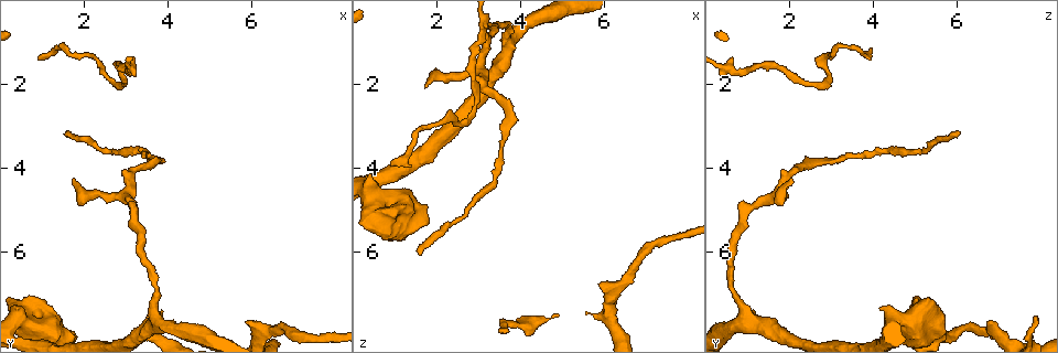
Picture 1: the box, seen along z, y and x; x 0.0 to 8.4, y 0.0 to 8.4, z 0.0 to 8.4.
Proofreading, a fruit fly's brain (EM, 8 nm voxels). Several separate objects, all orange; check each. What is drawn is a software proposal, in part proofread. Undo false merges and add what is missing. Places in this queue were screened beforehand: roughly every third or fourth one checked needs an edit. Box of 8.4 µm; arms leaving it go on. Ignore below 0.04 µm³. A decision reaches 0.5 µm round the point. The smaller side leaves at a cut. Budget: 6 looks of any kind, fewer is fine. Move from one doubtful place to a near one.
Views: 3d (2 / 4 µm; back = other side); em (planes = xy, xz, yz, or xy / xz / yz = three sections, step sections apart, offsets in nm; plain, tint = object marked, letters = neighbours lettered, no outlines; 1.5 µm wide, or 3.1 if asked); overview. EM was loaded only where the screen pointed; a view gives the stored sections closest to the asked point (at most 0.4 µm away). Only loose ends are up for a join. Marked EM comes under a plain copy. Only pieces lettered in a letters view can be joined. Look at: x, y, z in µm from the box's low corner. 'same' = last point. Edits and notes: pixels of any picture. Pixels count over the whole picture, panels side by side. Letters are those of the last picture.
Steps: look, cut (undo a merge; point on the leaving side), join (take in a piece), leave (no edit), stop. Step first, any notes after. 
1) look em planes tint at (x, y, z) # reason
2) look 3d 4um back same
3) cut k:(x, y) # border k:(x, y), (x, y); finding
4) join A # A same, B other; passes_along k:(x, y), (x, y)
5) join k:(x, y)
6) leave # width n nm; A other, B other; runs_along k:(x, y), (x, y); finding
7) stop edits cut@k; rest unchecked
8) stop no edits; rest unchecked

look em yz step 4 tint at (1.65, 3.15, 6.05) # branch stops here

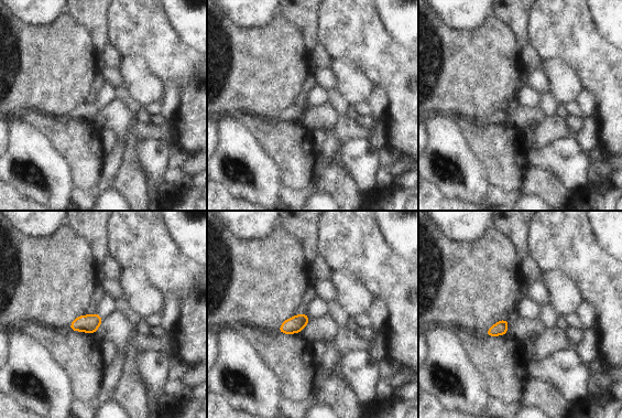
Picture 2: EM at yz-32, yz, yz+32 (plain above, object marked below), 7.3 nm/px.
look em planes letters same

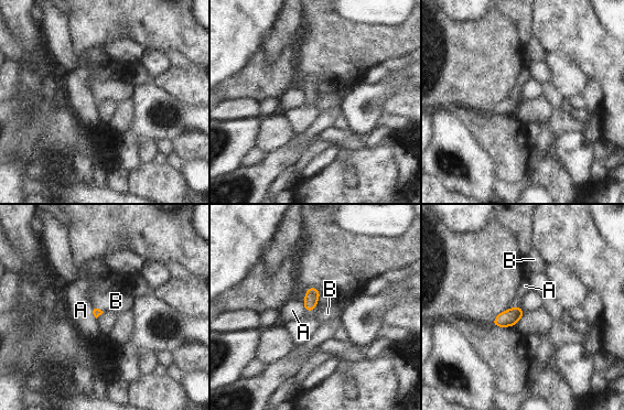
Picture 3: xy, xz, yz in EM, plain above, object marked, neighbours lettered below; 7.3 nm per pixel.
join B # A other, B same; passes_along 3:(312, 294), (311, 310), (323, 314); it goes on there

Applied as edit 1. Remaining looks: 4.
look em xy step 4 letters at (5.85, 7.60, 6.75) # free end

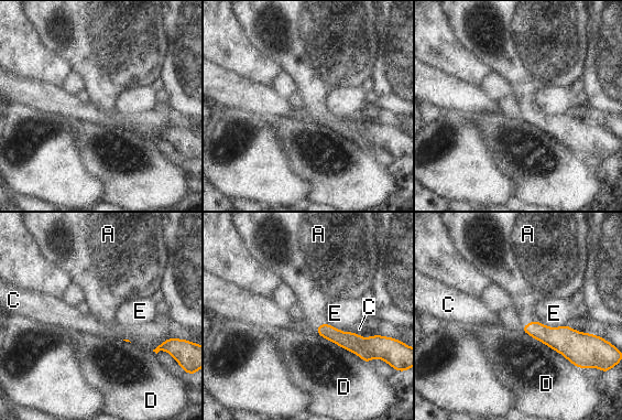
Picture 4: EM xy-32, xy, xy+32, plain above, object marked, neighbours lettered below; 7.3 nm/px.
join A # A same, C other, D other, E other; passes_along 4:(558, 338), (528, 323), (526, 289); it goes on there

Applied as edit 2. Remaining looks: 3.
look overview # see it whole again

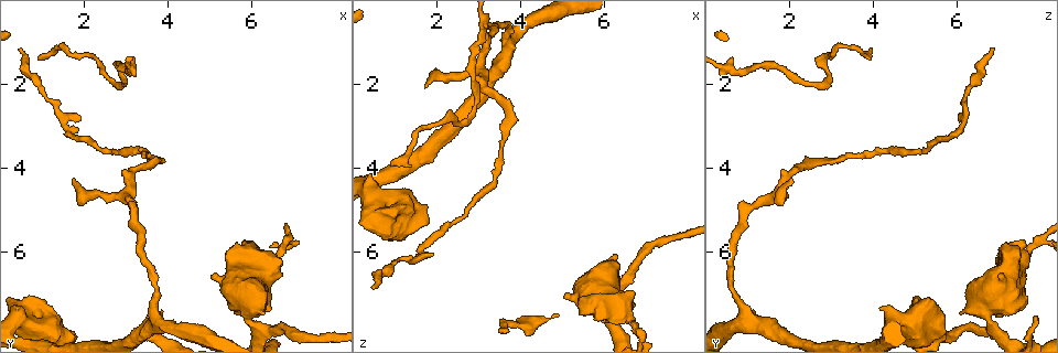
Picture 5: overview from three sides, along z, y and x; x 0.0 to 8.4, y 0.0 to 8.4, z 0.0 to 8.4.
look em xz step 4 letters at (1.75, 4.25, 2.05) # branch stops here

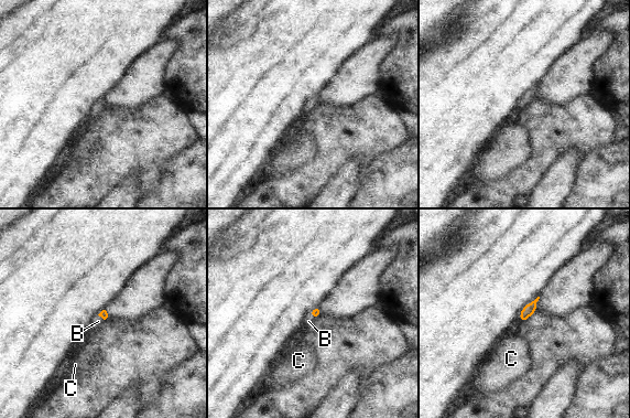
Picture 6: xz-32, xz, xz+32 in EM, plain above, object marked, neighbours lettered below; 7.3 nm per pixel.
look em planes letters same

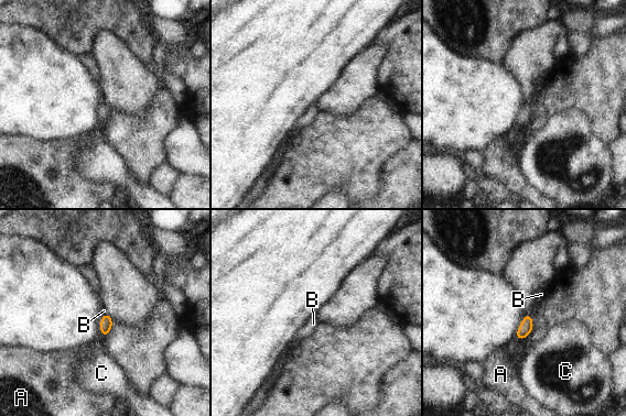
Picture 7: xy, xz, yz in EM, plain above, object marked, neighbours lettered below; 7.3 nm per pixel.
join B # A other, B same, C other; passes_along 7:(527, 325), (531, 317), (541, 294); it goes on there

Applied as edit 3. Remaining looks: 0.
stop edits join@3, join@4, join@7; rest unchecked

